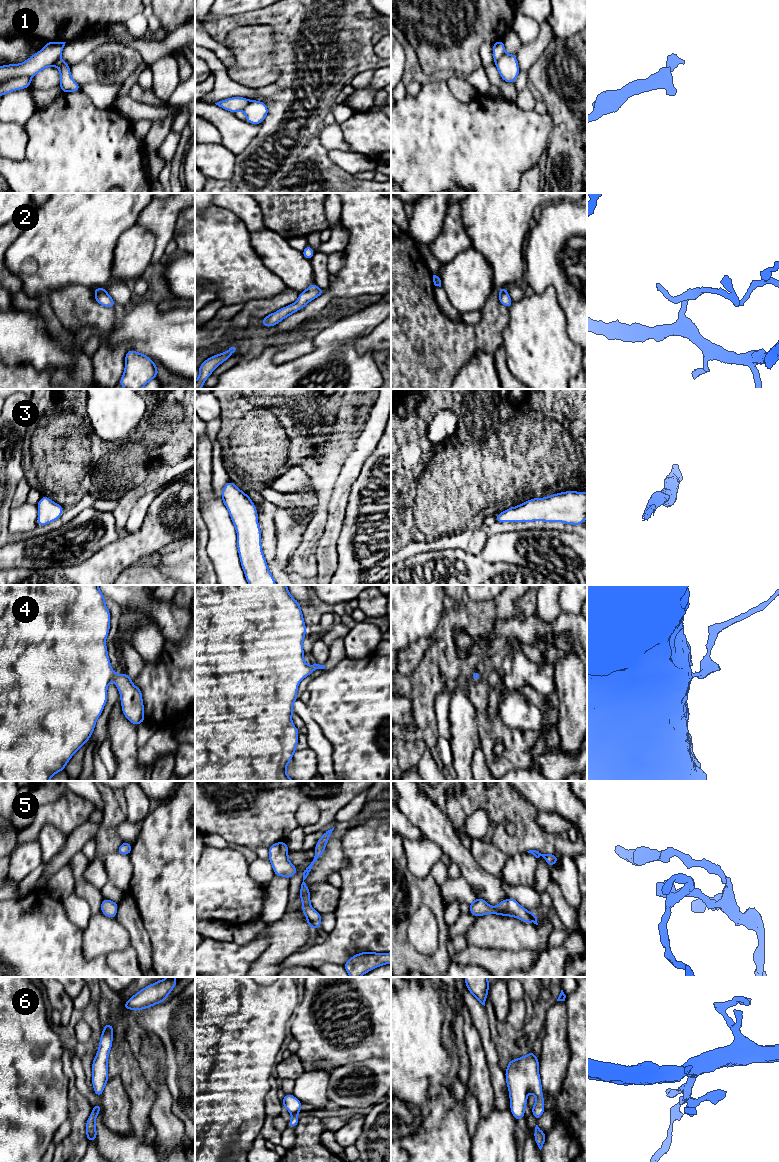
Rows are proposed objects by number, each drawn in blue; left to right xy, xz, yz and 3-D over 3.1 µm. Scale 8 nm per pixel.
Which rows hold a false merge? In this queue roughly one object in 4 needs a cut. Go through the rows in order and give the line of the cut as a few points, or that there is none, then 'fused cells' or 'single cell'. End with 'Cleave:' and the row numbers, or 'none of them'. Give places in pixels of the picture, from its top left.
1: no cut | single cell
2: no cut | single cell
3: no cut | single cell
4: no cut | single cell
5: no cut | single cell
6: no cut | single cell
Cleave: none of them

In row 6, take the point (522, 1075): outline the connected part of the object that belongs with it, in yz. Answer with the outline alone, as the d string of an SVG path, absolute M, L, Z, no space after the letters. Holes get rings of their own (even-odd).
M533 1051L518 1059L512 1059L505 1071L509 1090L510 1109L516 1121L525 1117L527 1096L531 1092L536 1097L532 1113L536 1121L545 1111L542 1094L541 1078L539 1076L539 1060Z

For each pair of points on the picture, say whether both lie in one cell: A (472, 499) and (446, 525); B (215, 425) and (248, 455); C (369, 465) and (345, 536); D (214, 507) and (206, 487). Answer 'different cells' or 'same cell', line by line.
A: same cell
B: different cells
C: same cell
D: different cells

